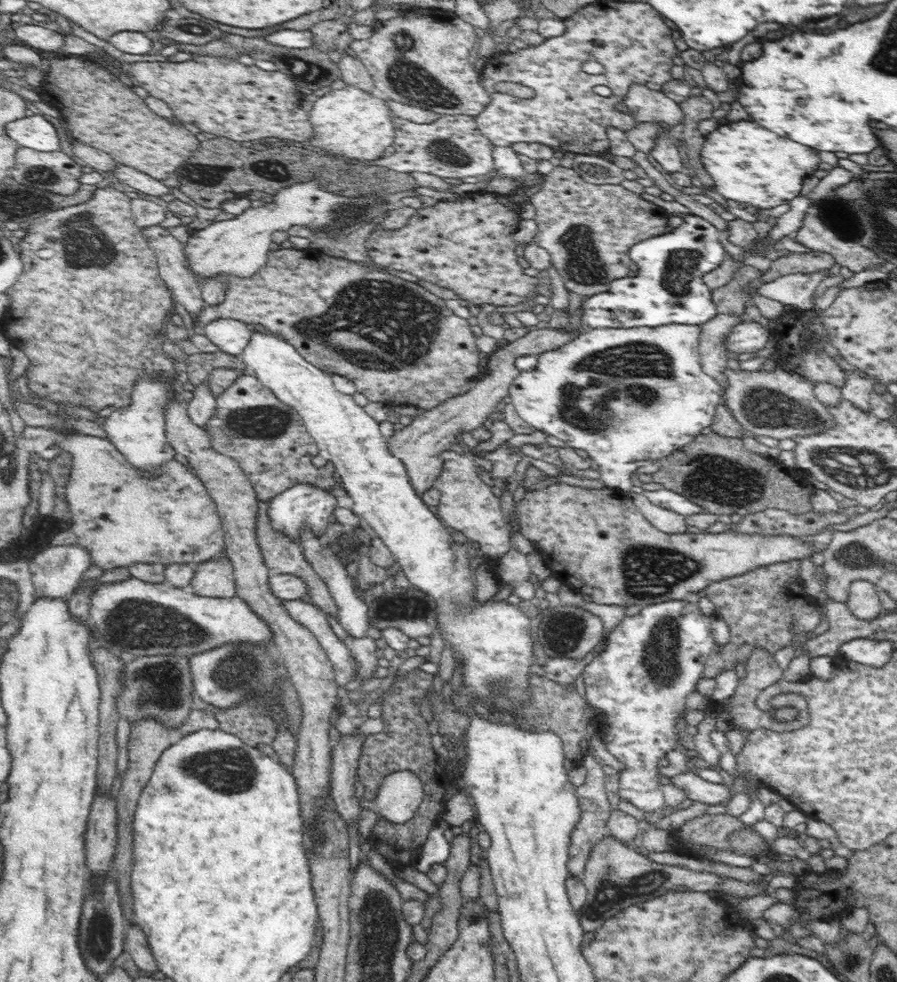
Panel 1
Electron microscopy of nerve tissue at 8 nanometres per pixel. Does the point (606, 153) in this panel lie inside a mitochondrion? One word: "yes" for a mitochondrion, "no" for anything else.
no

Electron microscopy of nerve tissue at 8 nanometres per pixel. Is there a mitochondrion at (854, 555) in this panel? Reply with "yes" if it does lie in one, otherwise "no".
yes

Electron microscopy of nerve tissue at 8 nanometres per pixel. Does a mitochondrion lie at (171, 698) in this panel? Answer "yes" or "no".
yes

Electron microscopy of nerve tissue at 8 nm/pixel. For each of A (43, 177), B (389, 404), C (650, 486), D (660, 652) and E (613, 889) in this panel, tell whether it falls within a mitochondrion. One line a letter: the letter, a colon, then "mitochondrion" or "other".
A: mitochondrion
B: other
C: other
D: mitochondrion
E: mitochondrion

